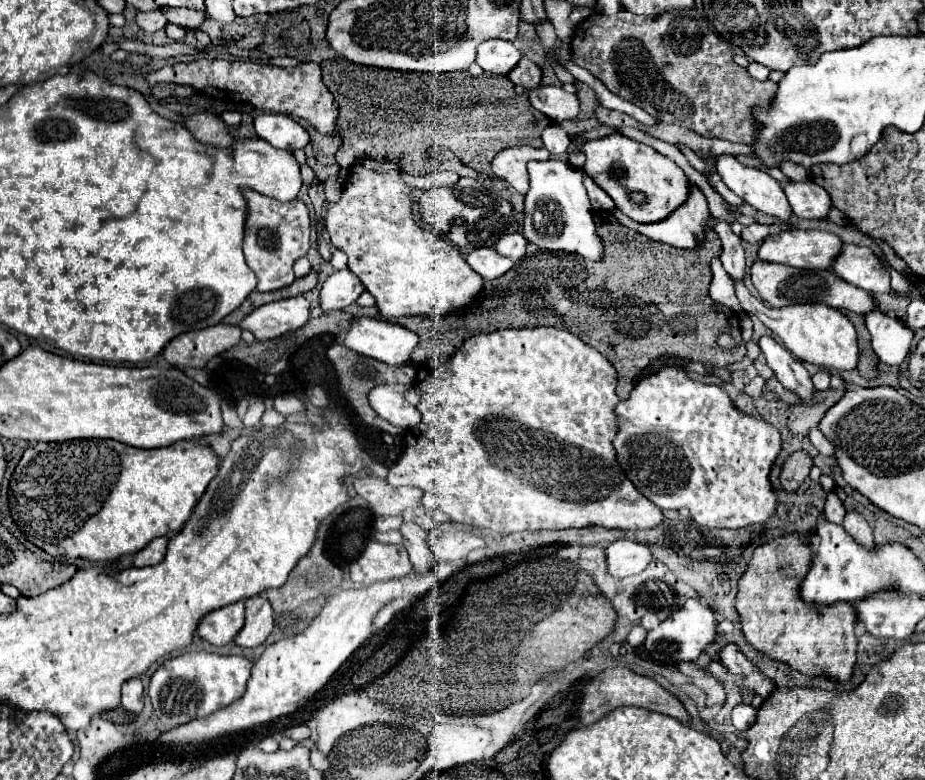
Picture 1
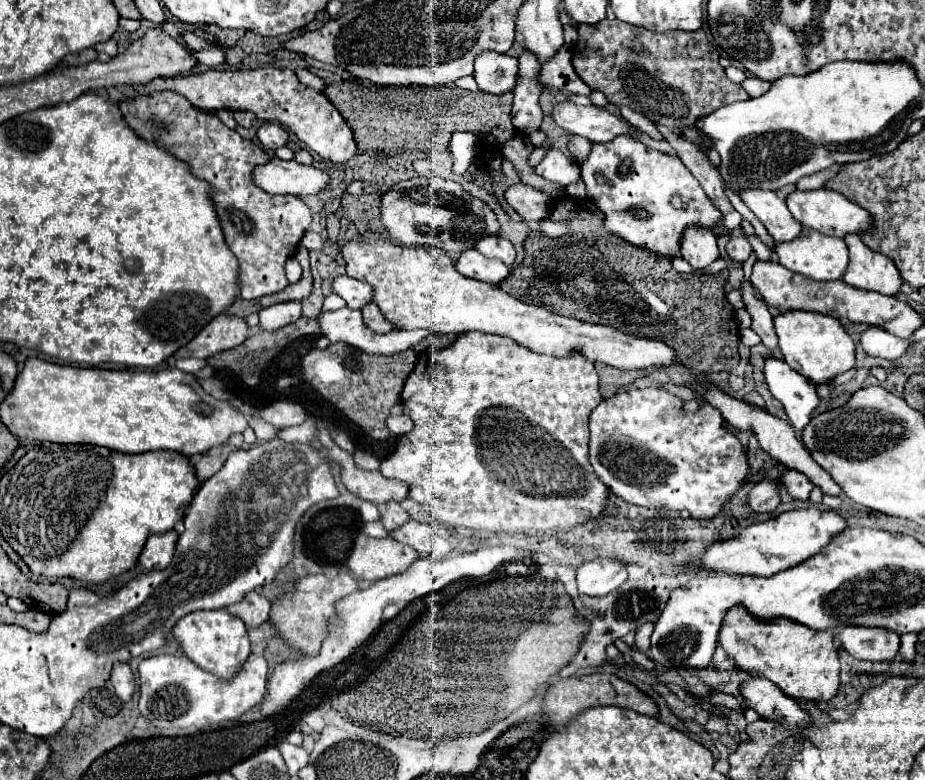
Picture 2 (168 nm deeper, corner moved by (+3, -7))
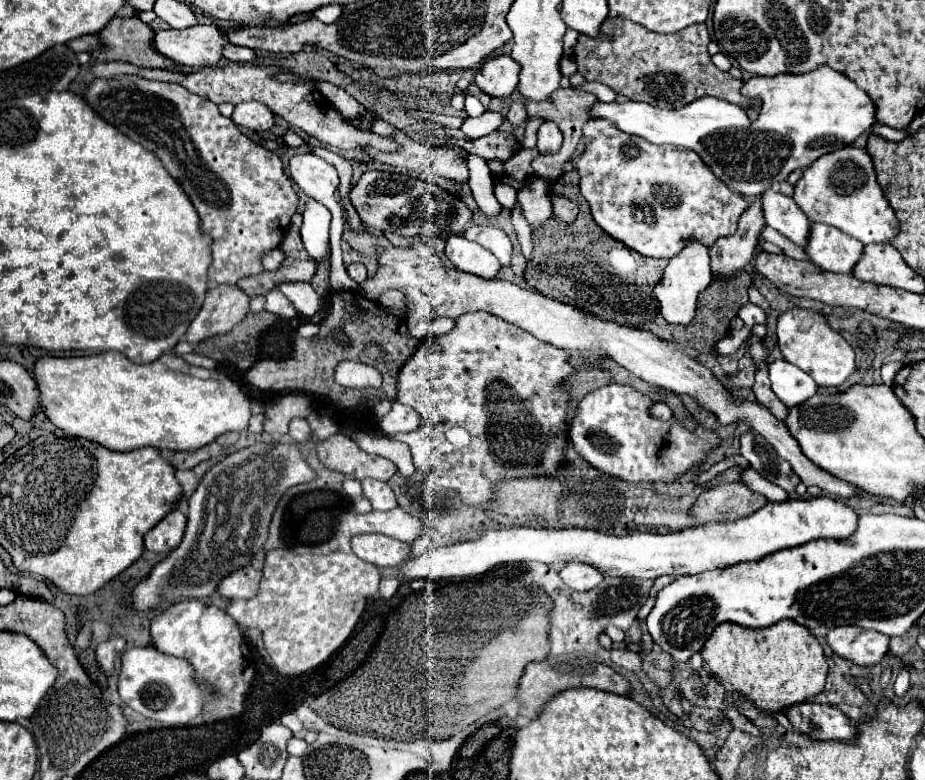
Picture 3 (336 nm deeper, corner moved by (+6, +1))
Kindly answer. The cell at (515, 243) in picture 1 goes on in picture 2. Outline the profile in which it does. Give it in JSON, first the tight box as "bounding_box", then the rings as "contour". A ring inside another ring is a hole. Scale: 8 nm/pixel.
{"bounding_box":[477,235,515,265],"contour":[[[489,235],[489,239],[481,239],[477,243],[477,249],[487,255],[487,257],[495,257],[495,259],[501,259],[505,265],[513,265],[515,263],[515,247],[511,241],[507,239],[501,239],[501,237],[495,237],[495,235]]]}

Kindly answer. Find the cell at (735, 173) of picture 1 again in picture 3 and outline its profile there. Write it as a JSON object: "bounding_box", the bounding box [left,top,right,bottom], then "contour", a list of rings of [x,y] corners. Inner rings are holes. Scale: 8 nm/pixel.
{"bounding_box":[762,189,810,247],"contour":[[[772,189],[762,193],[762,207],[766,225],[780,231],[794,245],[806,247],[810,235],[810,219],[796,207],[792,197],[776,193]]]}

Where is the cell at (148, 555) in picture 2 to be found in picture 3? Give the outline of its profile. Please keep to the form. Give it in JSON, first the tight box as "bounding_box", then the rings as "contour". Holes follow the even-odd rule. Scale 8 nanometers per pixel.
{"bounding_box":[144,509,186,553],"contour":[[[172,509],[154,529],[150,529],[144,537],[144,545],[148,551],[168,553],[172,551],[184,537],[186,517],[180,509]]]}

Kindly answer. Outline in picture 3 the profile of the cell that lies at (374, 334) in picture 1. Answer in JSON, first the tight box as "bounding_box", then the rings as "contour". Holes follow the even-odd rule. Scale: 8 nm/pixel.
{"bounding_box":[278,281,322,317],"contour":[[[288,281],[288,283],[280,283],[278,289],[294,303],[298,313],[306,317],[312,317],[322,309],[322,297],[312,289],[310,283]]]}

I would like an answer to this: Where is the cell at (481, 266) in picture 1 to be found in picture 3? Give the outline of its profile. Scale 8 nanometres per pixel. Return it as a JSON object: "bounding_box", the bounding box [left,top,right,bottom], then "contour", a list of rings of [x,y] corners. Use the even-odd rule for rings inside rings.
{"bounding_box":[444,235,500,279],"contour":[[[450,235],[446,239],[444,253],[454,269],[472,273],[472,275],[478,275],[484,279],[496,277],[496,273],[500,269],[498,259],[490,251],[484,251],[484,247],[464,239],[462,235]]]}

